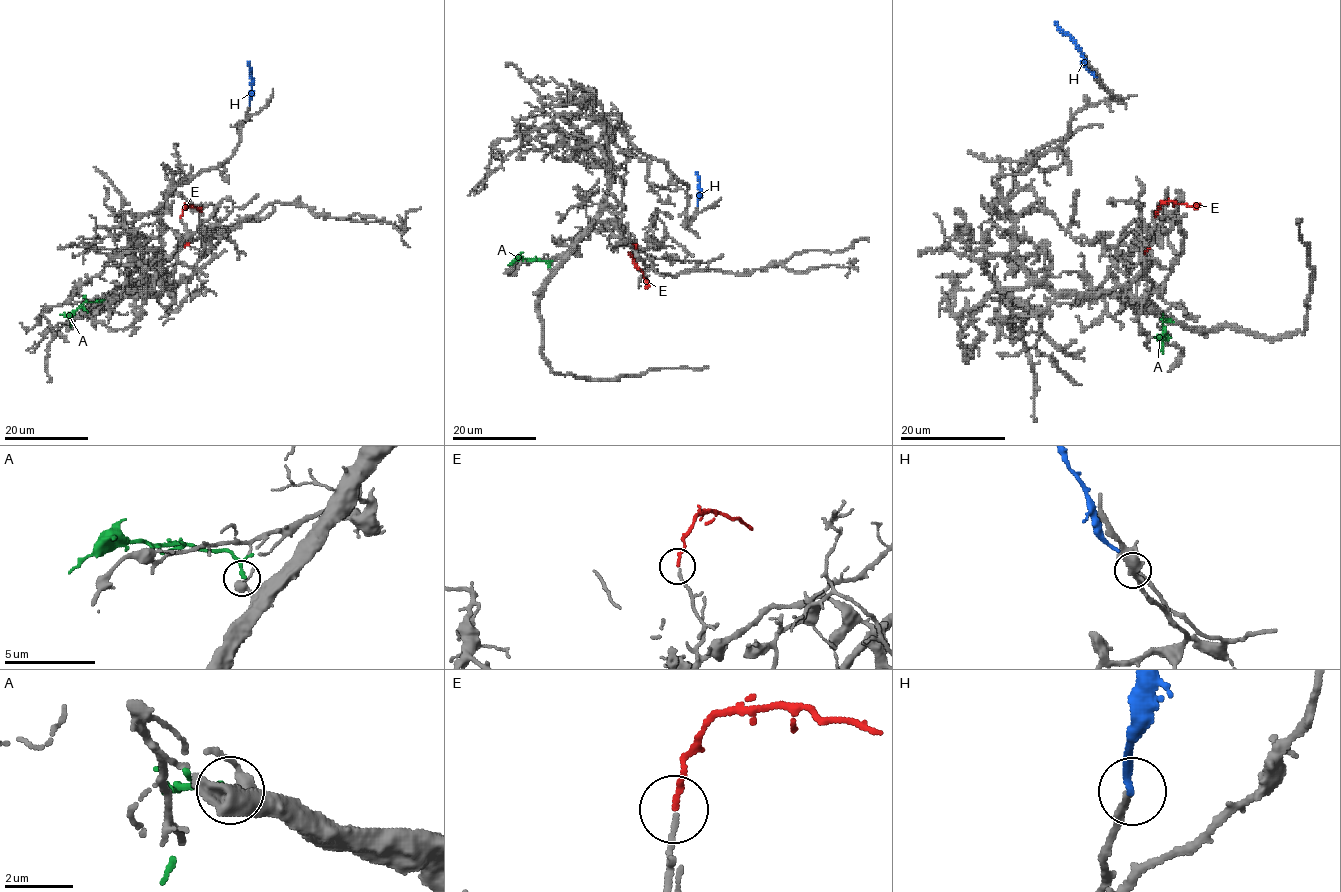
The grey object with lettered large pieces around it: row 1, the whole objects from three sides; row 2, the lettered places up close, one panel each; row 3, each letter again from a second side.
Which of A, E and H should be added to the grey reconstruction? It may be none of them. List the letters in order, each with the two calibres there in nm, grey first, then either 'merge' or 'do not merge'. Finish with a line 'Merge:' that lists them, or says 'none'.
A: calibres 340 and 130 nm; do not merge
E: calibres 140 and 150 nm; do not merge
H: calibres 200 and 190 nm; merge
Merge: H

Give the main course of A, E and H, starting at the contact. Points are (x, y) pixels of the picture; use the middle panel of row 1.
A: (548, 266), (545, 260), (519, 258), (508, 265)
E: (628, 253), (647, 287)
H: (698, 205), (698, 174)

